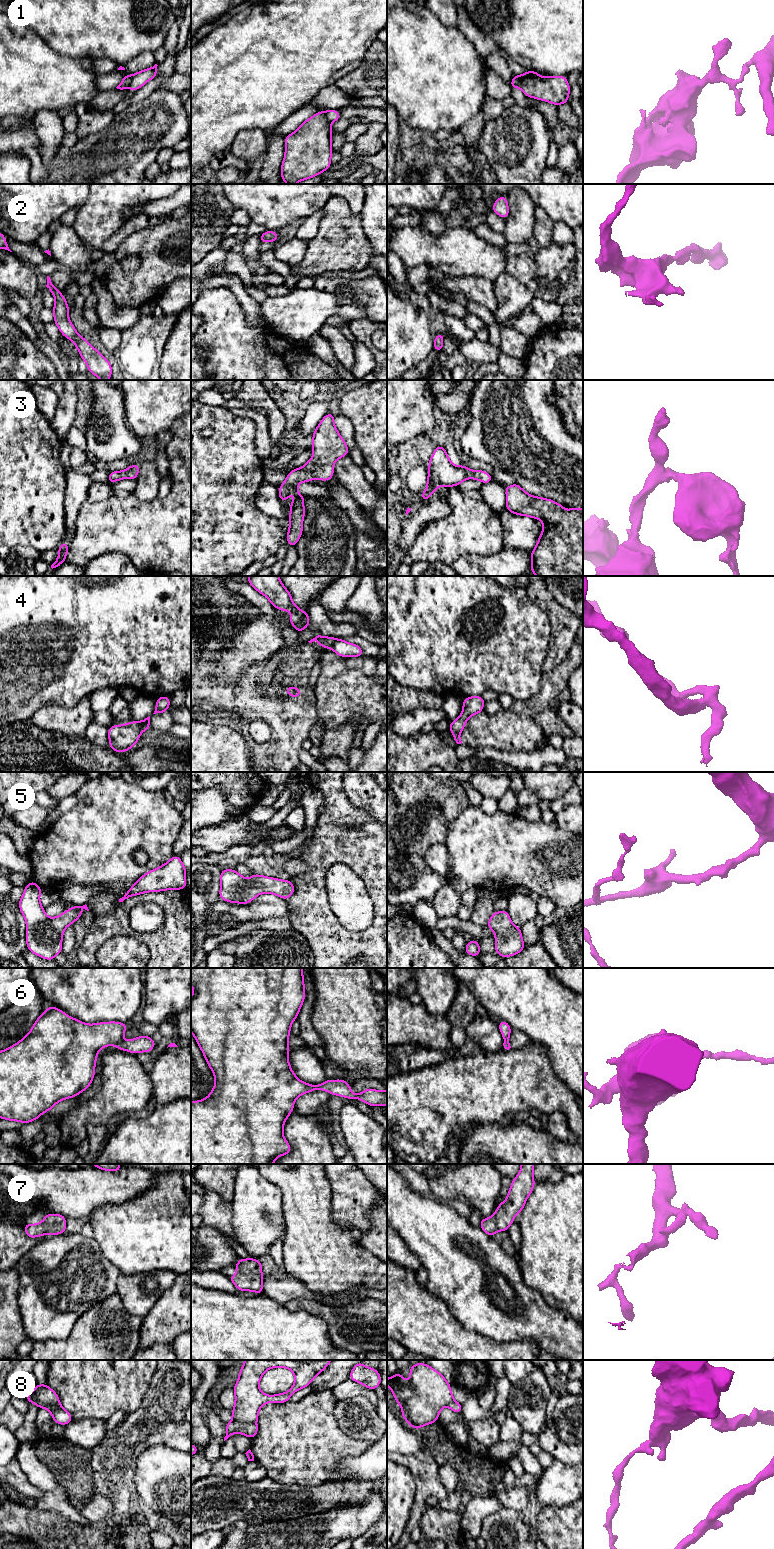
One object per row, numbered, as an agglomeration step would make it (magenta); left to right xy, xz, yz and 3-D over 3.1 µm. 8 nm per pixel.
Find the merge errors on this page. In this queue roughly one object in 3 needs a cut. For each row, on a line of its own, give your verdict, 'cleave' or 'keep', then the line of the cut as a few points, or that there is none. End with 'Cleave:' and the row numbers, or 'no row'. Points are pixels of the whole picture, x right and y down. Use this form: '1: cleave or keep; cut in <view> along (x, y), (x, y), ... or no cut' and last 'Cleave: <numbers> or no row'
1: cleave; cut in xy along (131, 76), (131, 82), (128, 86)
2: keep; no cut
3: keep; no cut
4: cleave; cut in yz along (450, 722), (452, 731), (458, 734)
5: keep; no cut
6: cleave; cut in xy along (121, 1040), (114, 1044)
7: keep; no cut
8: cleave; cut in xy along (32, 1392), (41, 1402), (50, 1405), (59, 1404)
Cleave: 1, 4, 6, 8

